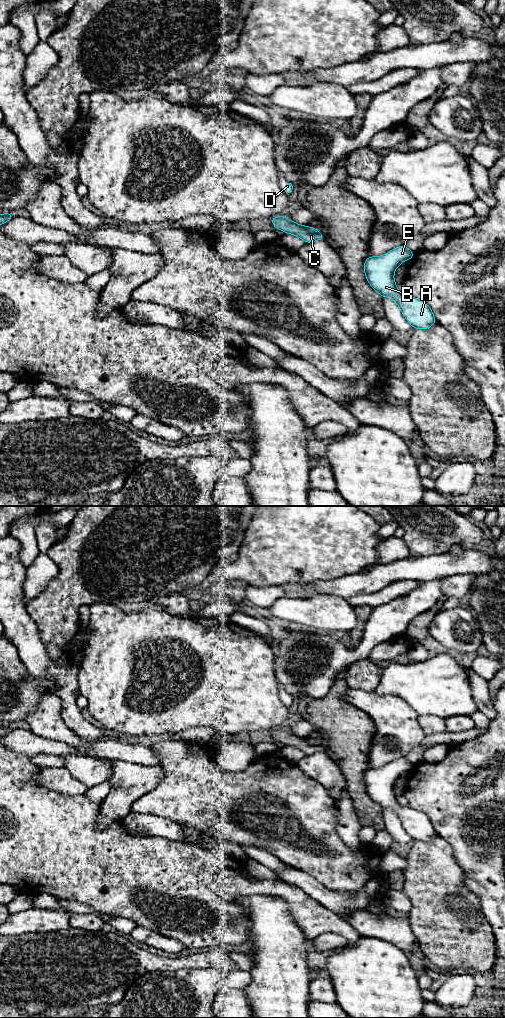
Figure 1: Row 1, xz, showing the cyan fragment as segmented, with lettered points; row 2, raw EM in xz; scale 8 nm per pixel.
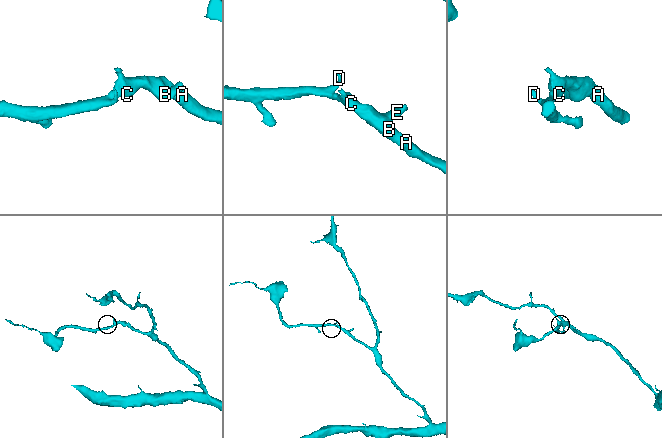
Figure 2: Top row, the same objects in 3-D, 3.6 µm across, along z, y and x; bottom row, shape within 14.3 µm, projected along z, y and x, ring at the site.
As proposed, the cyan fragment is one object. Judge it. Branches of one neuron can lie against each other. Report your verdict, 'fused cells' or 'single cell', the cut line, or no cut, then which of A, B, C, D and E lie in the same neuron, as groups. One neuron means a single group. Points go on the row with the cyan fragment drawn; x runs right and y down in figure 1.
single cell; no cut; A B C D E

